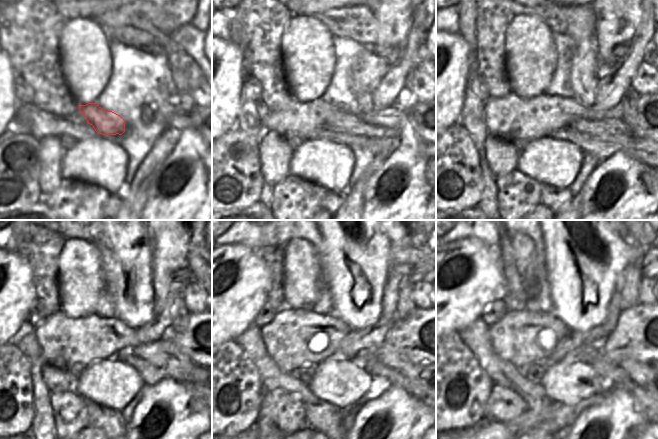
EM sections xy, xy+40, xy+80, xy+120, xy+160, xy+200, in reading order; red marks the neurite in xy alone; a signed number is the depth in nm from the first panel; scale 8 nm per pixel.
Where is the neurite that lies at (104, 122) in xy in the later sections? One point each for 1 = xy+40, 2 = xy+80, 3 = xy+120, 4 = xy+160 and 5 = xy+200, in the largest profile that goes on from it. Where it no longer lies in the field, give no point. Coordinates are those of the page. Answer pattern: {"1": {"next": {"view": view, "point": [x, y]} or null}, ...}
{"1": {"next": {"view": "xy+40", "point": [344, 121]}}, "2": {"next": {"view": "xy+80", "point": [616, 131]}}, "3": {"next": {"view": "xy+120", "point": [165, 355]}}, "4": {"next": {"view": "xy+160", "point": [415, 372]}}, "5": {"next": {"view": "xy+200", "point": [639, 372]}}}

